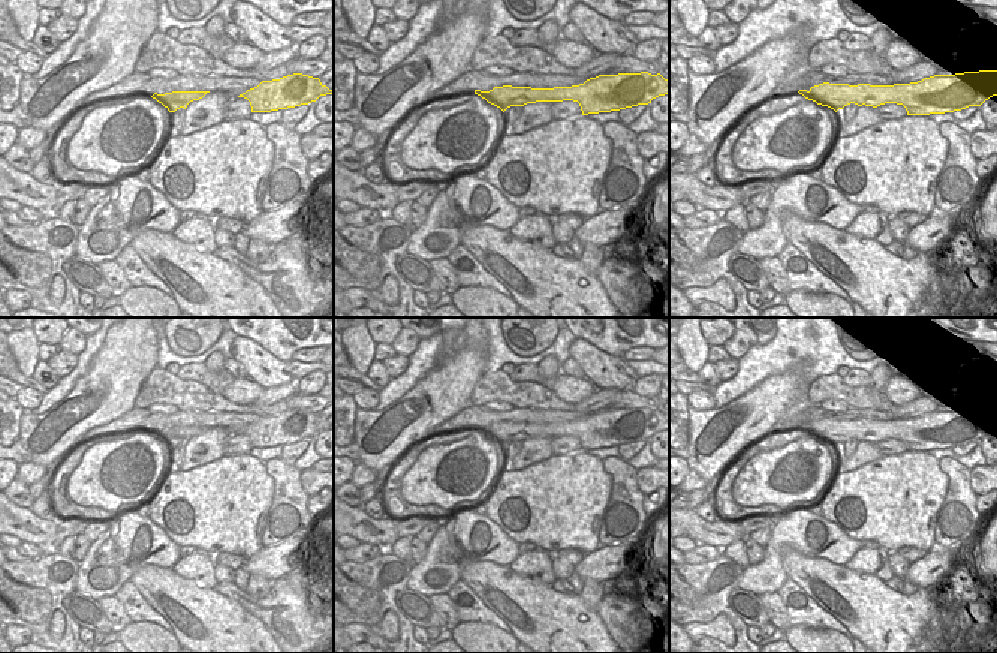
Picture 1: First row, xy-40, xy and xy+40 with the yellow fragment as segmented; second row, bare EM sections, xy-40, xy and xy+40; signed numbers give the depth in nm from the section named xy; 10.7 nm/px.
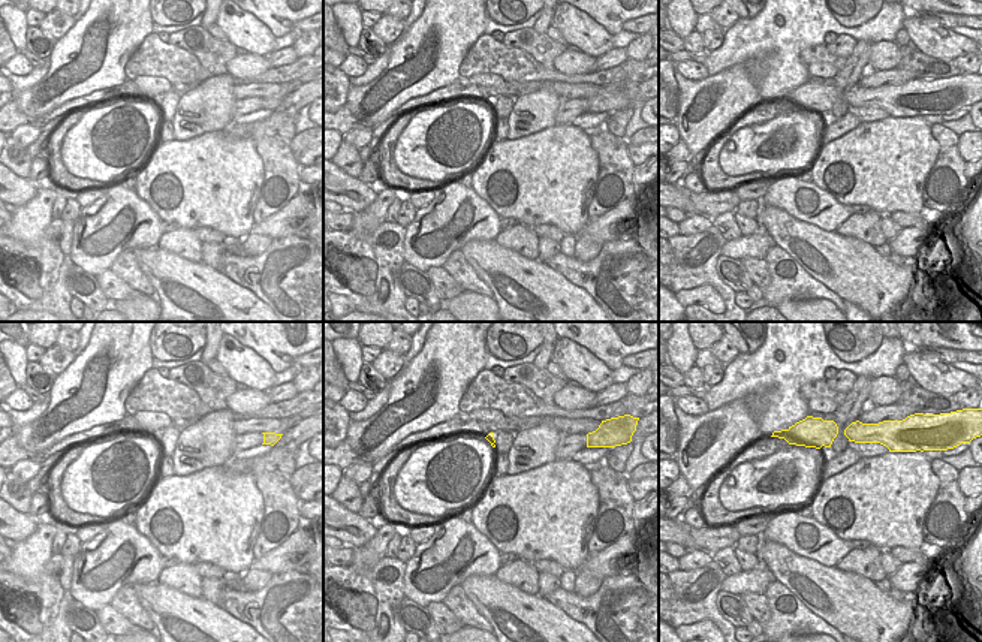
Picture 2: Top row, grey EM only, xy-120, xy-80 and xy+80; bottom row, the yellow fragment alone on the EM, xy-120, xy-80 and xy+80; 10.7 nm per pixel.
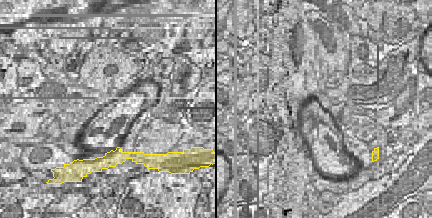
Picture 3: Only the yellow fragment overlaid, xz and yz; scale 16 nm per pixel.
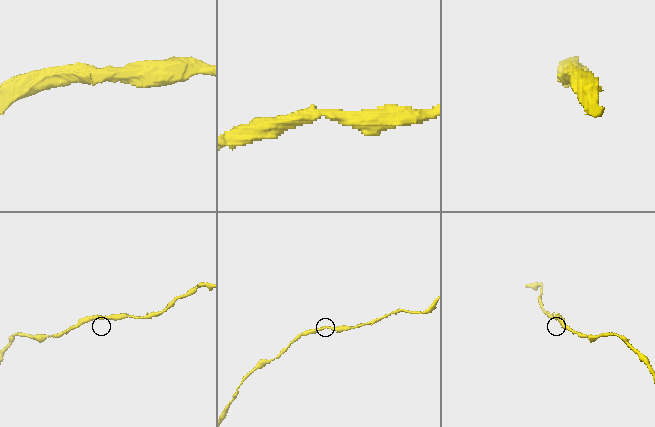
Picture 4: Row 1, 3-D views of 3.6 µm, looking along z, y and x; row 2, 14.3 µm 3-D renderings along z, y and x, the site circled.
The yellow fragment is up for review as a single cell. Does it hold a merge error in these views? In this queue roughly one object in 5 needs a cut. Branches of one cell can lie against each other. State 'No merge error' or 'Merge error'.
No merge error

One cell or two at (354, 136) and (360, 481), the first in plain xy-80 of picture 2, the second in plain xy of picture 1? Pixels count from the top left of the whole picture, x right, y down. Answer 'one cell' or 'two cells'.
one cell

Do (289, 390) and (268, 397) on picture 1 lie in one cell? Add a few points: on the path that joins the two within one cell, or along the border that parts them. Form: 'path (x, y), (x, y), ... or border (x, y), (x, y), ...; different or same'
path (285, 391), (273, 396); same

